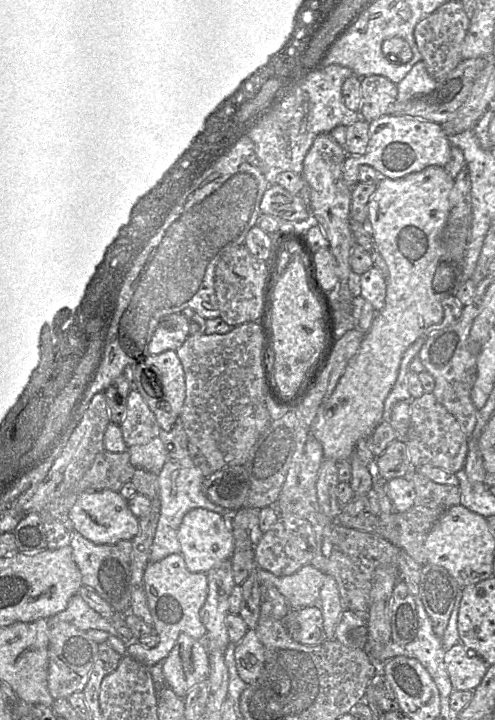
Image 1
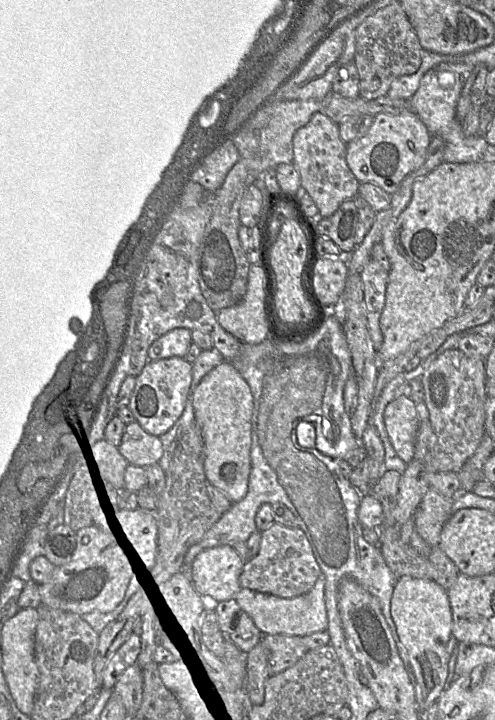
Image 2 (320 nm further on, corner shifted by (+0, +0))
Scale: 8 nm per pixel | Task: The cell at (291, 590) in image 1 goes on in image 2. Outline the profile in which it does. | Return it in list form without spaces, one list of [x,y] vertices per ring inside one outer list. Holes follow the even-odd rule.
[[[321,573],[313,588],[294,598],[281,598],[248,588],[241,588],[235,598],[242,610],[253,619],[255,625],[265,634],[286,634],[305,636],[328,628],[328,616],[325,603],[325,576]]]

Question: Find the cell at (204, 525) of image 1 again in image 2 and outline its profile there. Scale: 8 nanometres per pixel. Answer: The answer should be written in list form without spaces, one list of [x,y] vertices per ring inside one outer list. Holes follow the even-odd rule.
[[[220,545],[201,551],[189,567],[195,589],[209,602],[220,602],[236,596],[241,590],[240,576],[245,560],[231,545]]]

